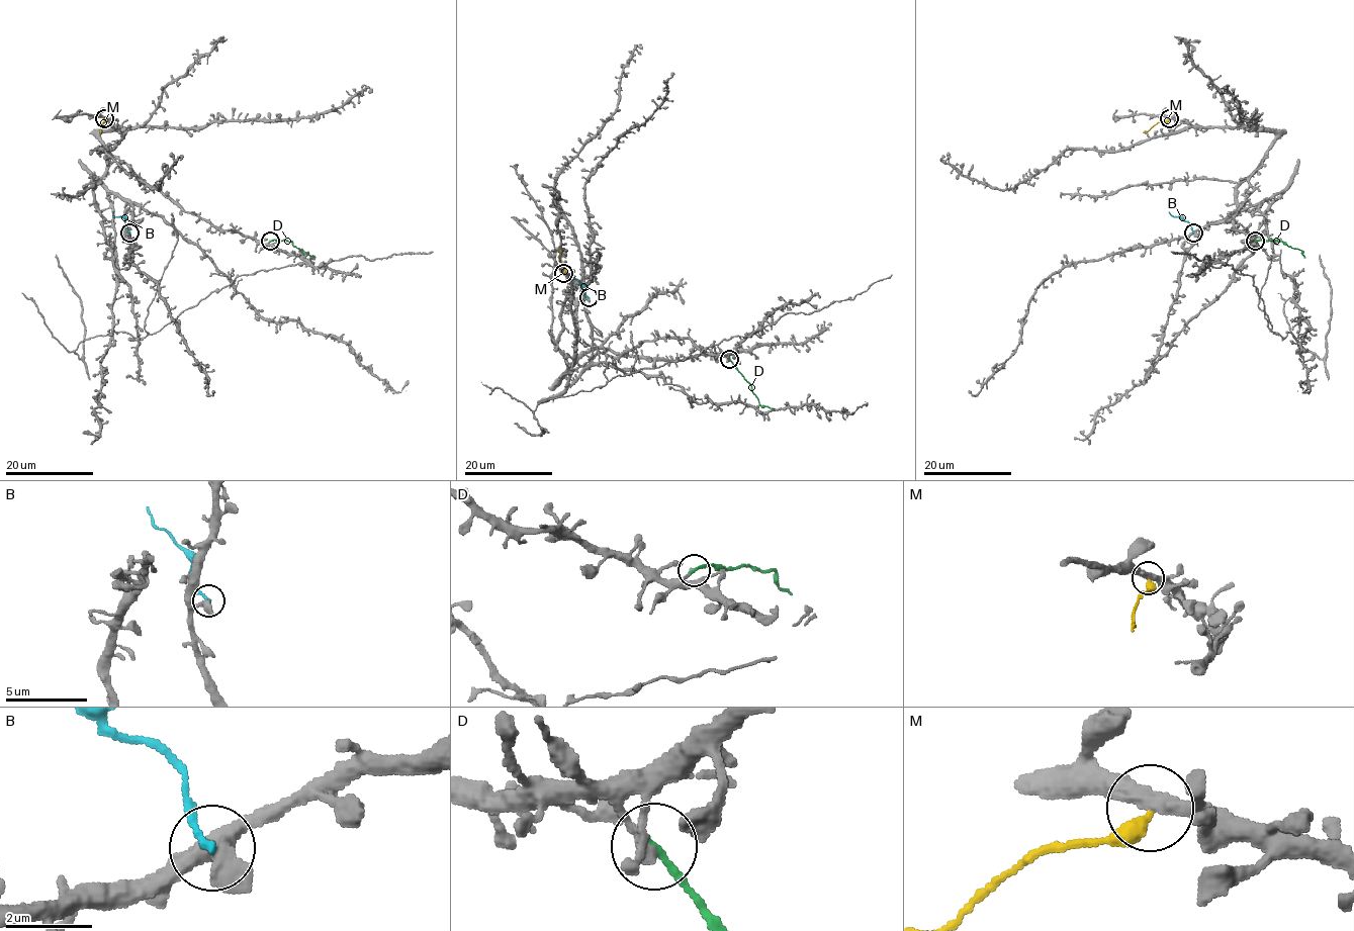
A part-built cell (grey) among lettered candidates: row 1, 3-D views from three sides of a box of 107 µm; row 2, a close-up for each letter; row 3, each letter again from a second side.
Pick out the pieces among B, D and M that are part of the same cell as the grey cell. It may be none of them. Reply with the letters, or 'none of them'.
none of them

